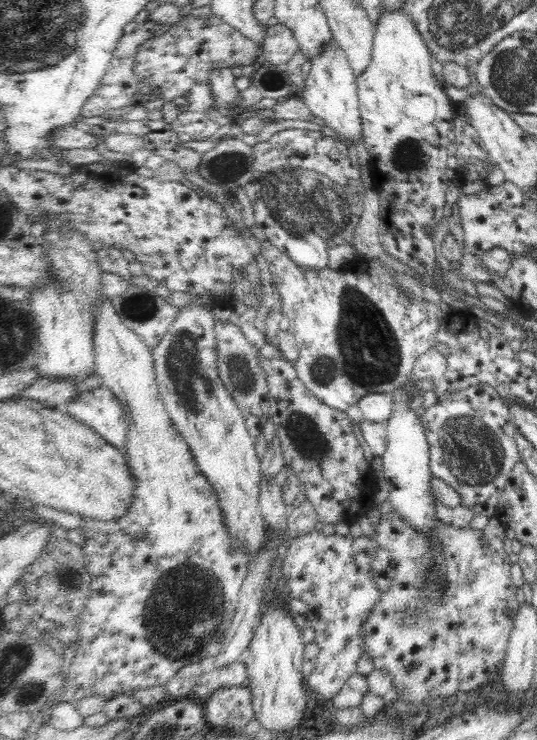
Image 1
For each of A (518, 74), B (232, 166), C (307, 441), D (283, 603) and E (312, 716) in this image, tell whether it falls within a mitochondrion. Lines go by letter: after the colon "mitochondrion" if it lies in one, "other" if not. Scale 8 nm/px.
A: mitochondrion
B: mitochondrion
C: mitochondrion
D: other
E: other

